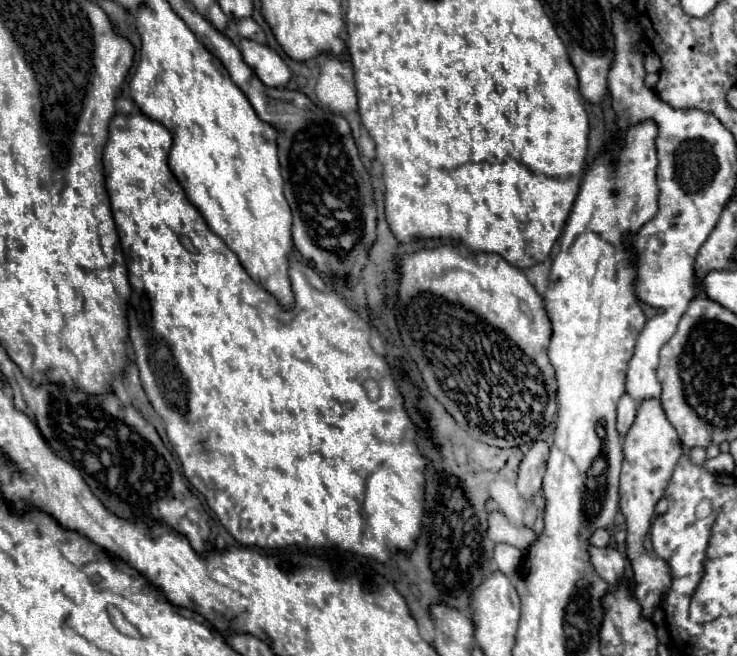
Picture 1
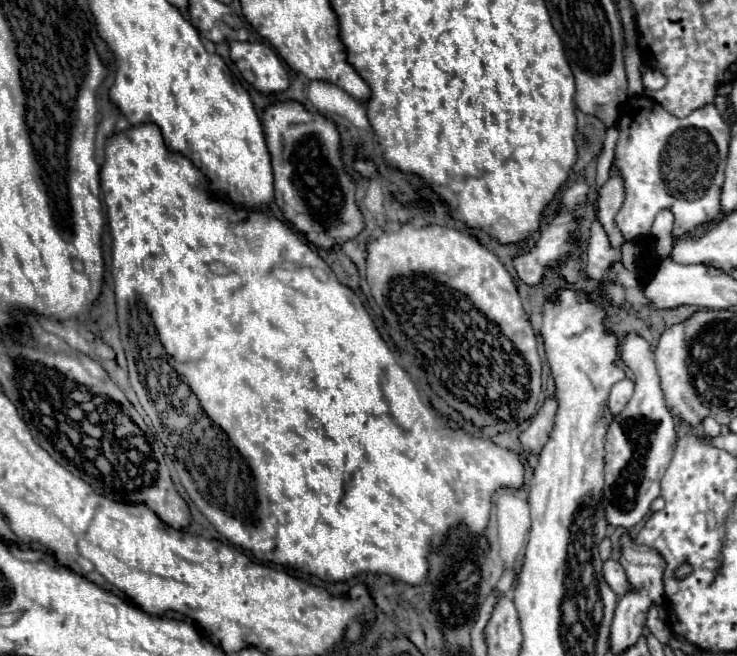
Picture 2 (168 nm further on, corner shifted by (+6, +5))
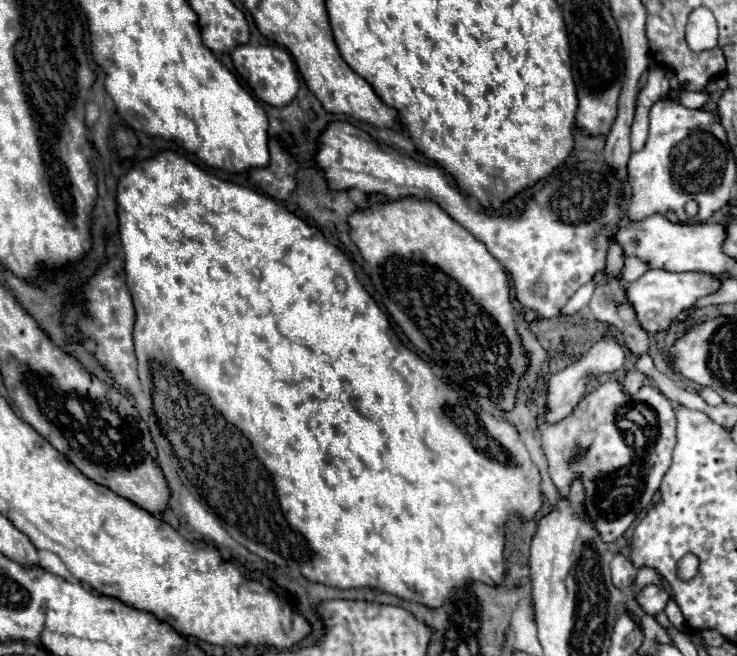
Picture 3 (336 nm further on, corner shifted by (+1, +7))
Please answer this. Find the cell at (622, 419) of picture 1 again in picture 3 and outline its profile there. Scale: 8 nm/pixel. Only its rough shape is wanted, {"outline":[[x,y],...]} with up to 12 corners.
{"outline":[[627,372],[623,392],[635,394],[643,386],[645,376]]}

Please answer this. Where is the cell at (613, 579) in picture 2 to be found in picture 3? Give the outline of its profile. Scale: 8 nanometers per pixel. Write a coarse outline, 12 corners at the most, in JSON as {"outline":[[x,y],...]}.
{"outline":[[655,584],[637,590],[637,602],[651,616],[663,612],[667,590]]}

